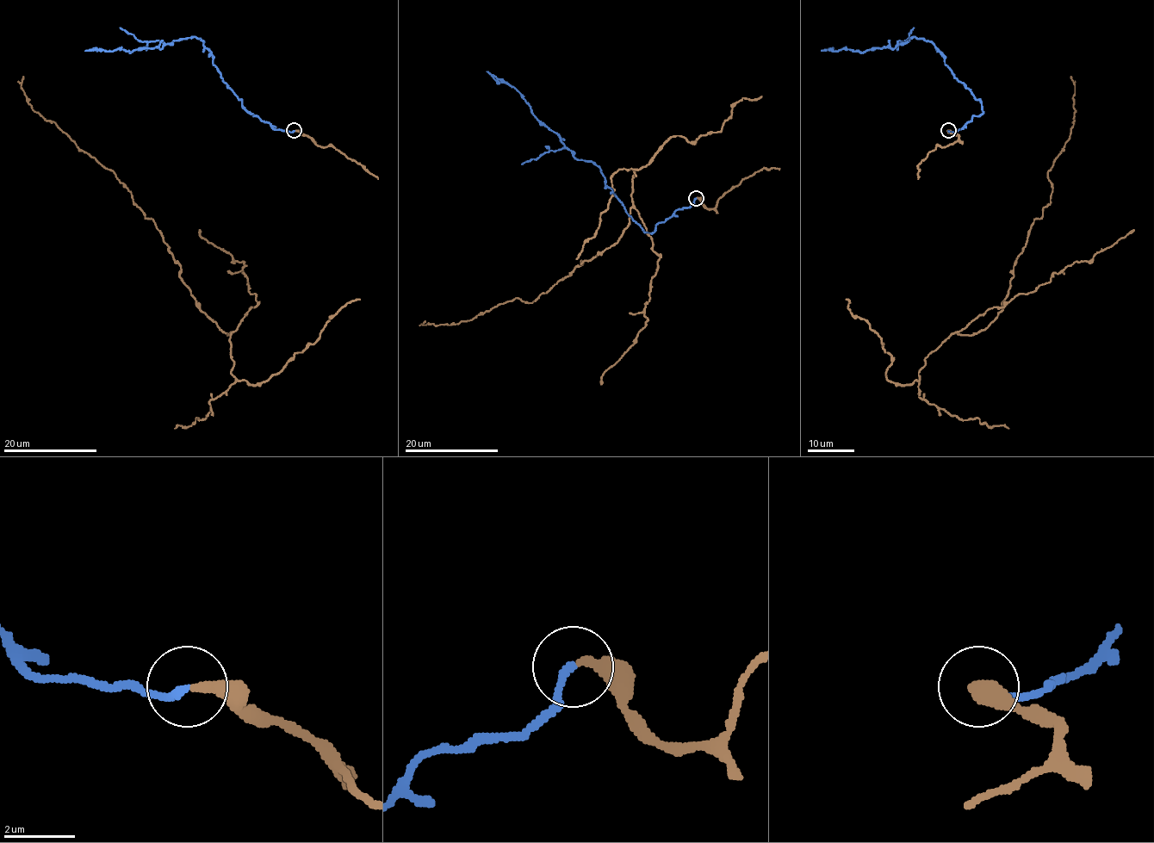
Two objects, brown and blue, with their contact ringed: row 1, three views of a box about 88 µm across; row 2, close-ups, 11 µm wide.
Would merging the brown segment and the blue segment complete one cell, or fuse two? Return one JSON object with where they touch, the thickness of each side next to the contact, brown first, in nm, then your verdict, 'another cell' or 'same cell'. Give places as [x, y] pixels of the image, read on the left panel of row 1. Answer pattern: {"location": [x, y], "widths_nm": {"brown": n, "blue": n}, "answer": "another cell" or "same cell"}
{"location": [294, 130], "widths_nm": {"brown": 320, "blue": 200}, "answer": "same cell"}

